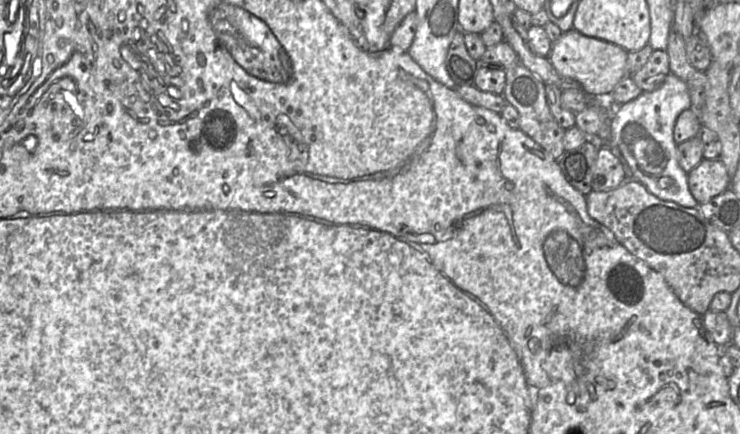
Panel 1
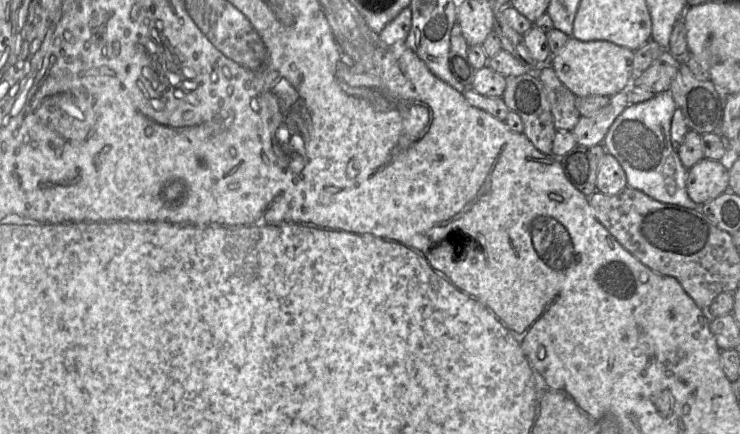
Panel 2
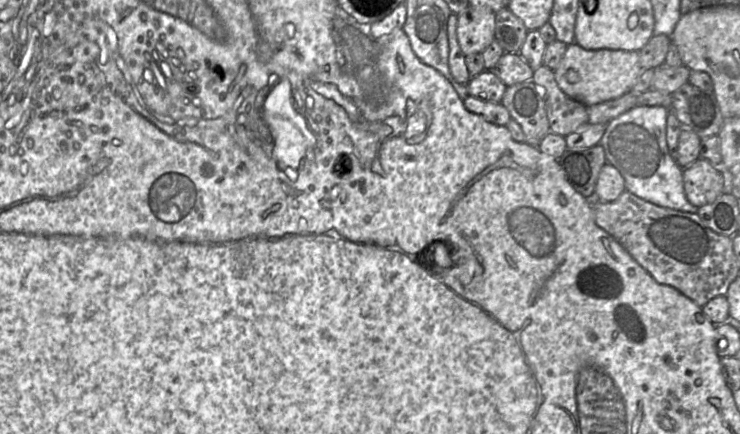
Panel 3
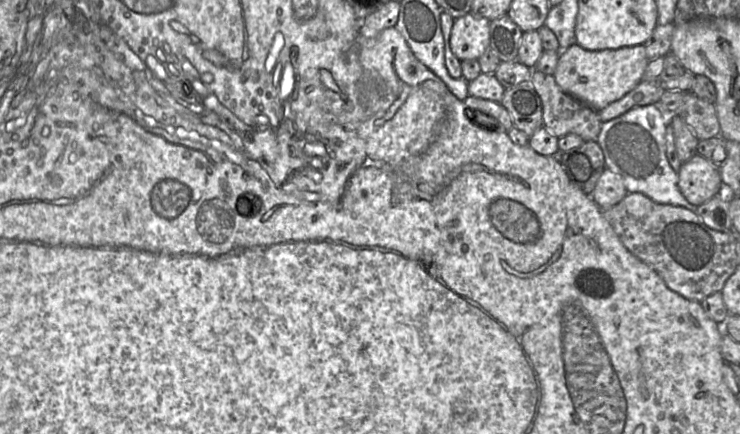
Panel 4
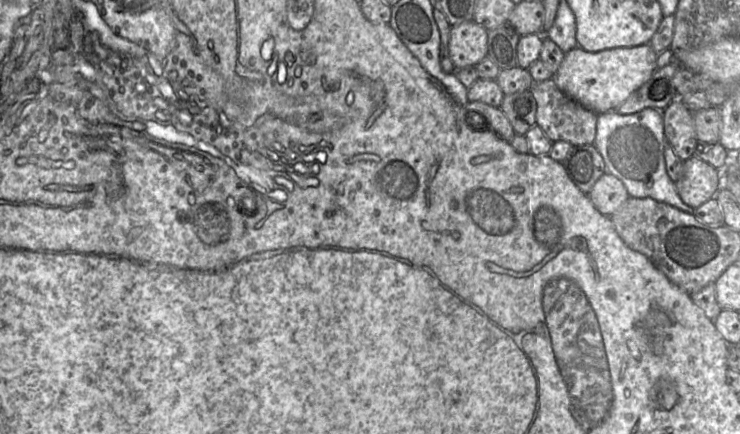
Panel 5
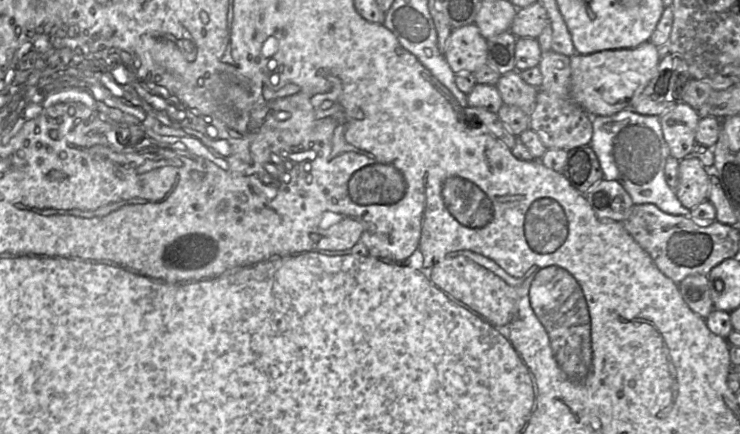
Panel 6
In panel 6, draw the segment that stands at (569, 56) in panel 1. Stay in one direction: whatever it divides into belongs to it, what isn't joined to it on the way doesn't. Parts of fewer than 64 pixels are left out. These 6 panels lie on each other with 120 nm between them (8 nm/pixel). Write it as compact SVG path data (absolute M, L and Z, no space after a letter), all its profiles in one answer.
M650 41L635 48L603 50L587 55L575 53L570 57L571 97L591 116L608 116L624 109L630 109L657 71L659 48Z

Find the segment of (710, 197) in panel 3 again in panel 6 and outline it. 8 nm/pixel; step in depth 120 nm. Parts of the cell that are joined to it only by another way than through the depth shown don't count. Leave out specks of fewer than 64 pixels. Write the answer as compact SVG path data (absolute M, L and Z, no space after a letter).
M696 158L679 160L679 182L675 189L681 204L689 210L708 200L710 176L707 168Z

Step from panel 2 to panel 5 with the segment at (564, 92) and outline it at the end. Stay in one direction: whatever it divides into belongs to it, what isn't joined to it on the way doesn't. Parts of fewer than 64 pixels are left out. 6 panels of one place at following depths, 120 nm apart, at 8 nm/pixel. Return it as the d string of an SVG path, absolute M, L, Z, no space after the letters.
M554 79L535 82L531 91L537 103L536 125L553 142L567 141L574 146L593 144L596 137L598 115L566 96Z

